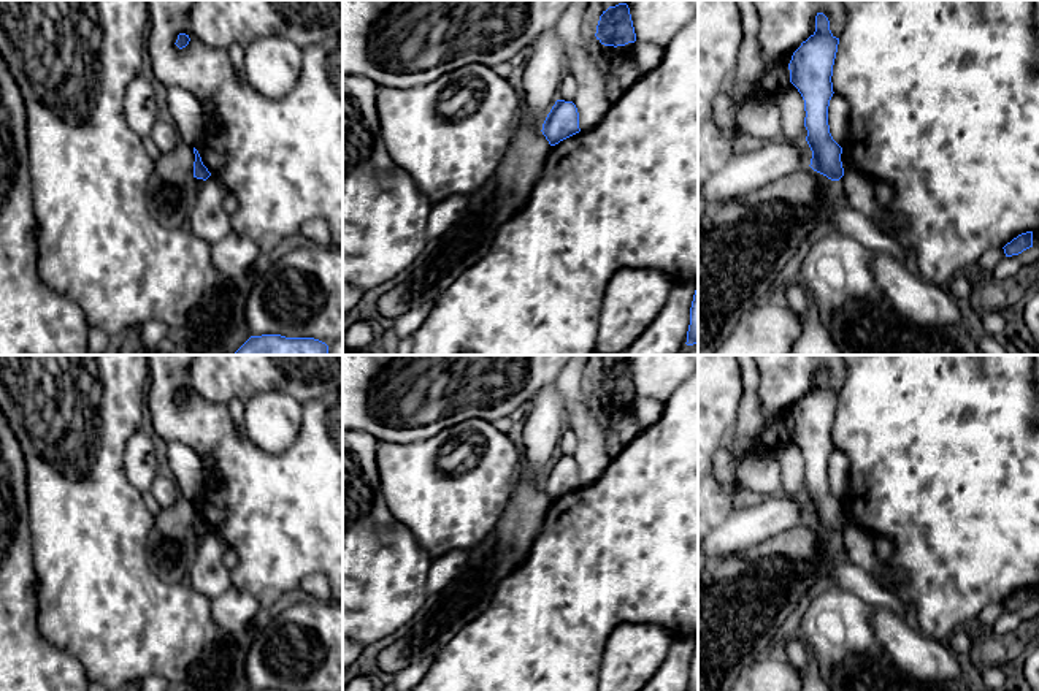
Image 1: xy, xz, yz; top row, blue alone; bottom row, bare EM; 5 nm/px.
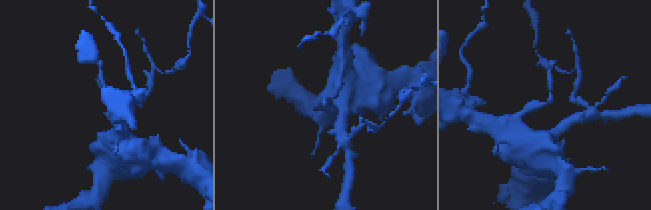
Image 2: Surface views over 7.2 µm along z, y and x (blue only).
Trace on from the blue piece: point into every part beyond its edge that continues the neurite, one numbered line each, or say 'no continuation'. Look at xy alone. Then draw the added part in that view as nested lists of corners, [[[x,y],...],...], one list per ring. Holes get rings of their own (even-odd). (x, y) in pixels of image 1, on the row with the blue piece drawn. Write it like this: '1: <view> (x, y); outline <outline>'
no continuation

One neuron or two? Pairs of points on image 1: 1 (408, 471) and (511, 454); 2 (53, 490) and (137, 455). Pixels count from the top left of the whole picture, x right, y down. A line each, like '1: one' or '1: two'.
1: one
2: two

